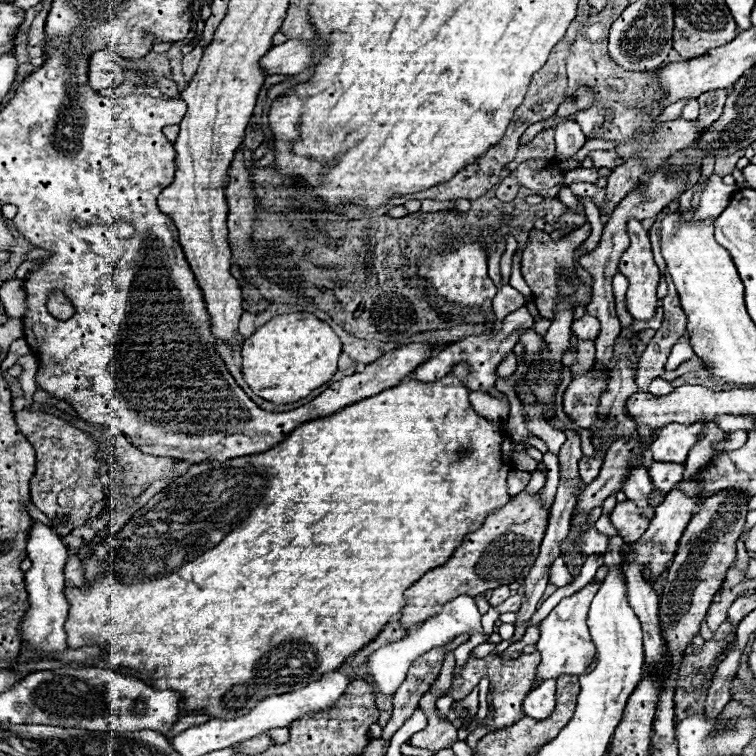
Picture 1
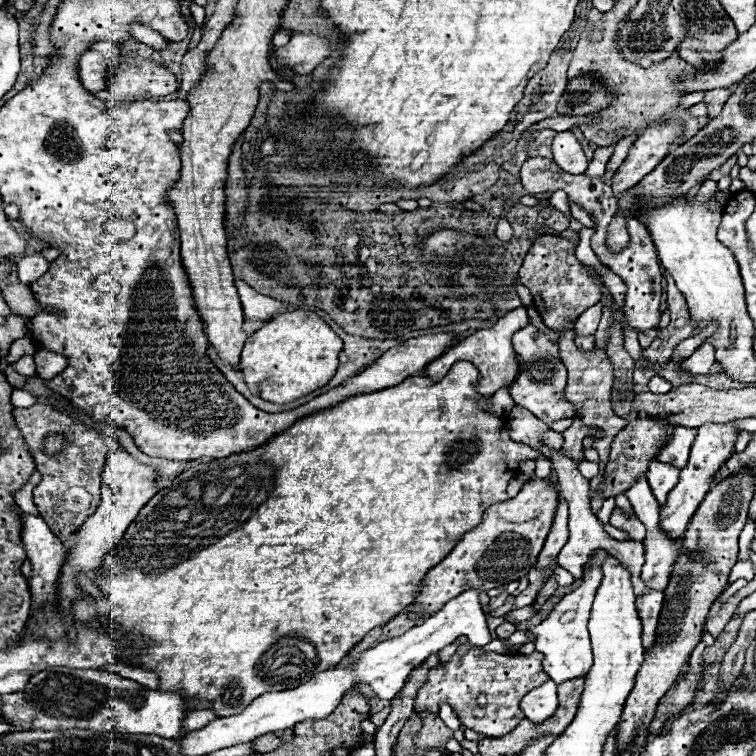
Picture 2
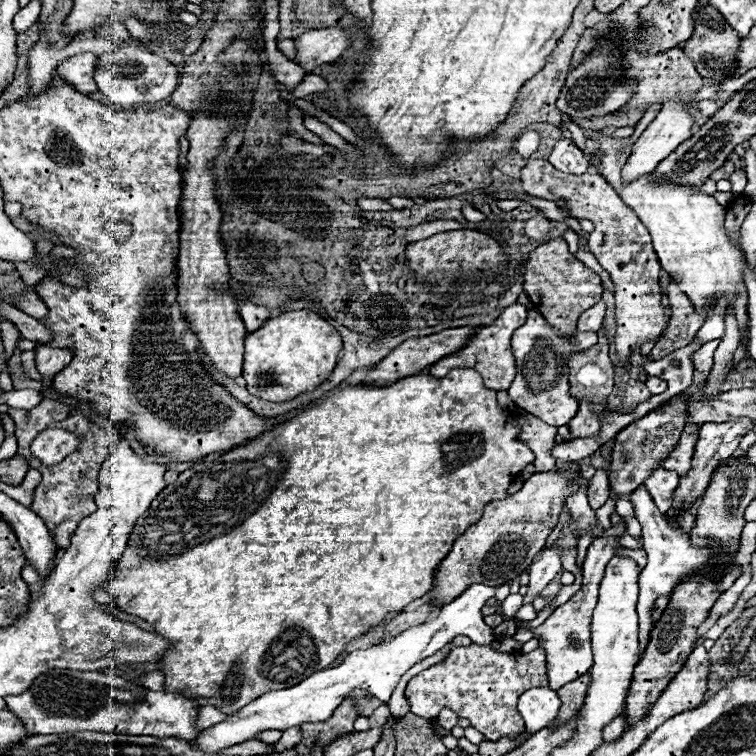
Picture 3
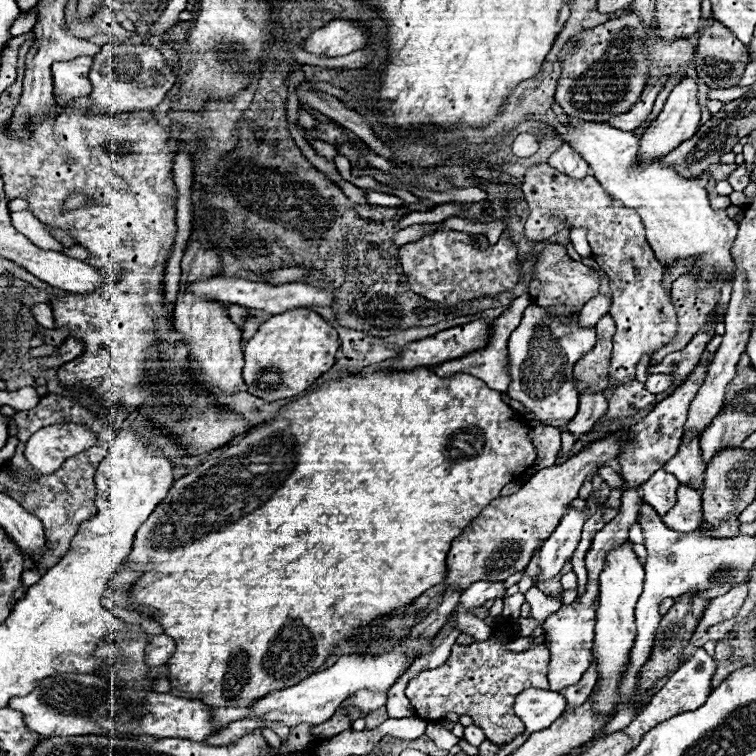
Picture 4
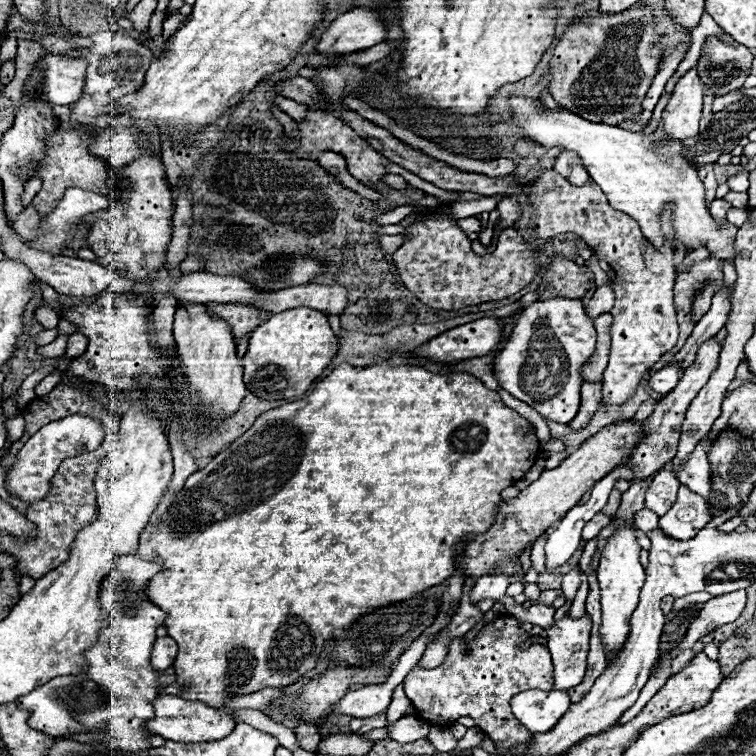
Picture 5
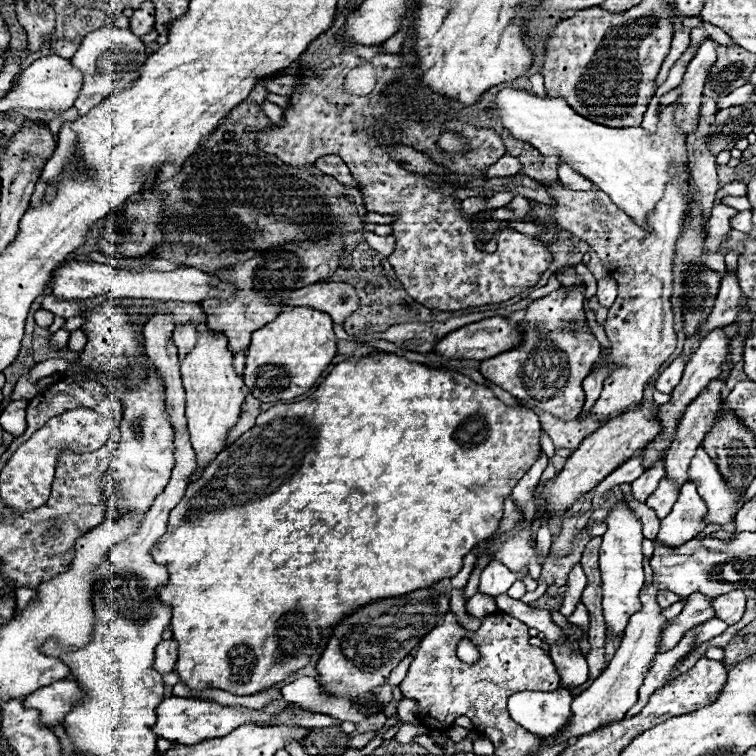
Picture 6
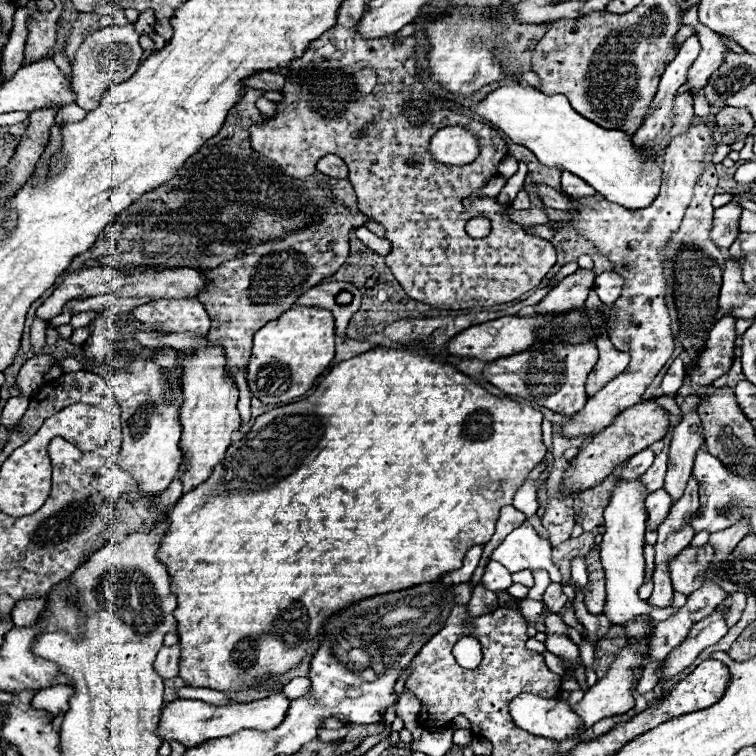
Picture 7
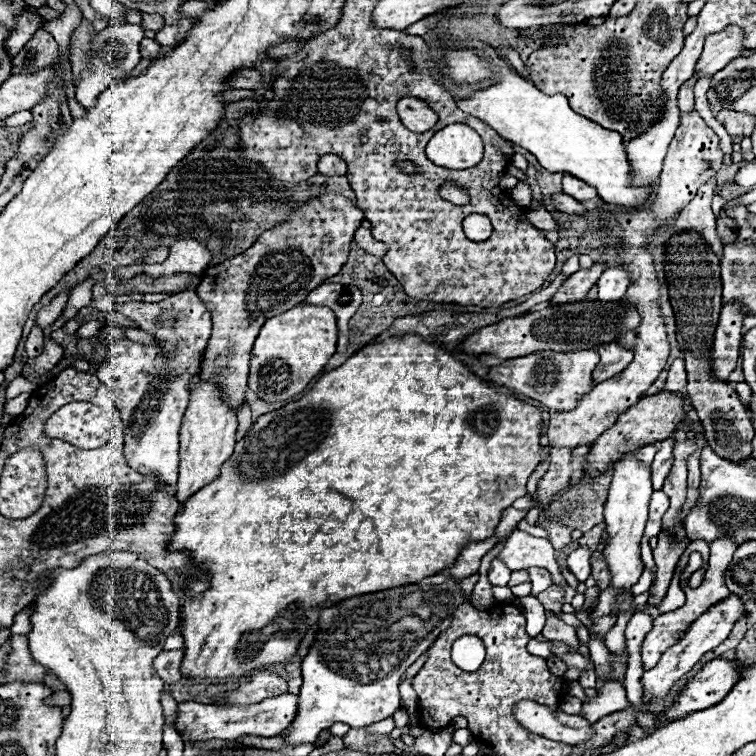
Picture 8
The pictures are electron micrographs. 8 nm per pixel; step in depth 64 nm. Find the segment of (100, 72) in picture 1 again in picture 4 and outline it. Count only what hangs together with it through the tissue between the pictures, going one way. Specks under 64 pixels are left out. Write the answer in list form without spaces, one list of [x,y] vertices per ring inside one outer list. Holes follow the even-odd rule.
[[[82,56],[68,62],[52,64],[54,98],[58,104],[66,104],[70,100],[78,100],[90,94],[92,90],[90,80],[88,80],[90,66],[92,66],[92,56]]]

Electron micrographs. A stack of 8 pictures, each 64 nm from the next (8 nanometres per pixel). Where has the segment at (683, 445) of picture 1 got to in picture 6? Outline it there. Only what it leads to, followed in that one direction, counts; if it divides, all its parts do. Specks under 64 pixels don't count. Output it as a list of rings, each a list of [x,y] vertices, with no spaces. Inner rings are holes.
[[[704,448],[696,450],[688,470],[688,478],[696,482],[698,494],[708,506],[708,512],[704,518],[706,524],[724,526],[734,522],[738,510],[748,502],[744,500],[742,488],[736,488],[724,480],[716,462],[704,452]]]

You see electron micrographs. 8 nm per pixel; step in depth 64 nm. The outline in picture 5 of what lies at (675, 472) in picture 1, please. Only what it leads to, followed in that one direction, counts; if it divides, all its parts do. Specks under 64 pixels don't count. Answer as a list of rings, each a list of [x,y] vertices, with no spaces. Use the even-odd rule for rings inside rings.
[[[662,468],[662,472],[658,472],[654,478],[650,492],[646,492],[646,508],[654,510],[658,516],[664,516],[670,510],[670,504],[674,504],[674,496],[678,488],[680,482],[674,476],[674,472]]]

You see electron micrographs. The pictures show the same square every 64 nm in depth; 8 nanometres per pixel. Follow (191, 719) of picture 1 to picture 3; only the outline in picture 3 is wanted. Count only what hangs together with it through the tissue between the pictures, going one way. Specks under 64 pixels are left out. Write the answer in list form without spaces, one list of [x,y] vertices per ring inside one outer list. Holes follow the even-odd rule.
[[[204,706],[200,710],[200,716],[198,716],[198,728],[208,728],[210,724],[218,724],[218,720],[226,720],[226,716],[230,714],[224,714],[220,712],[216,706]]]

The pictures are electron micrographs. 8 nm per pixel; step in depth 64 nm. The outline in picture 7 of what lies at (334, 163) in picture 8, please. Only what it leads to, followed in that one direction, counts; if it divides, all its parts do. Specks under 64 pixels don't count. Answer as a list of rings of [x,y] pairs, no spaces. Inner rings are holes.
[[[326,156],[324,160],[320,160],[320,162],[318,162],[318,170],[320,170],[322,174],[326,174],[326,176],[348,178],[348,166],[346,166],[344,160],[338,158],[338,156],[334,156],[334,160],[332,160],[332,156]]]

